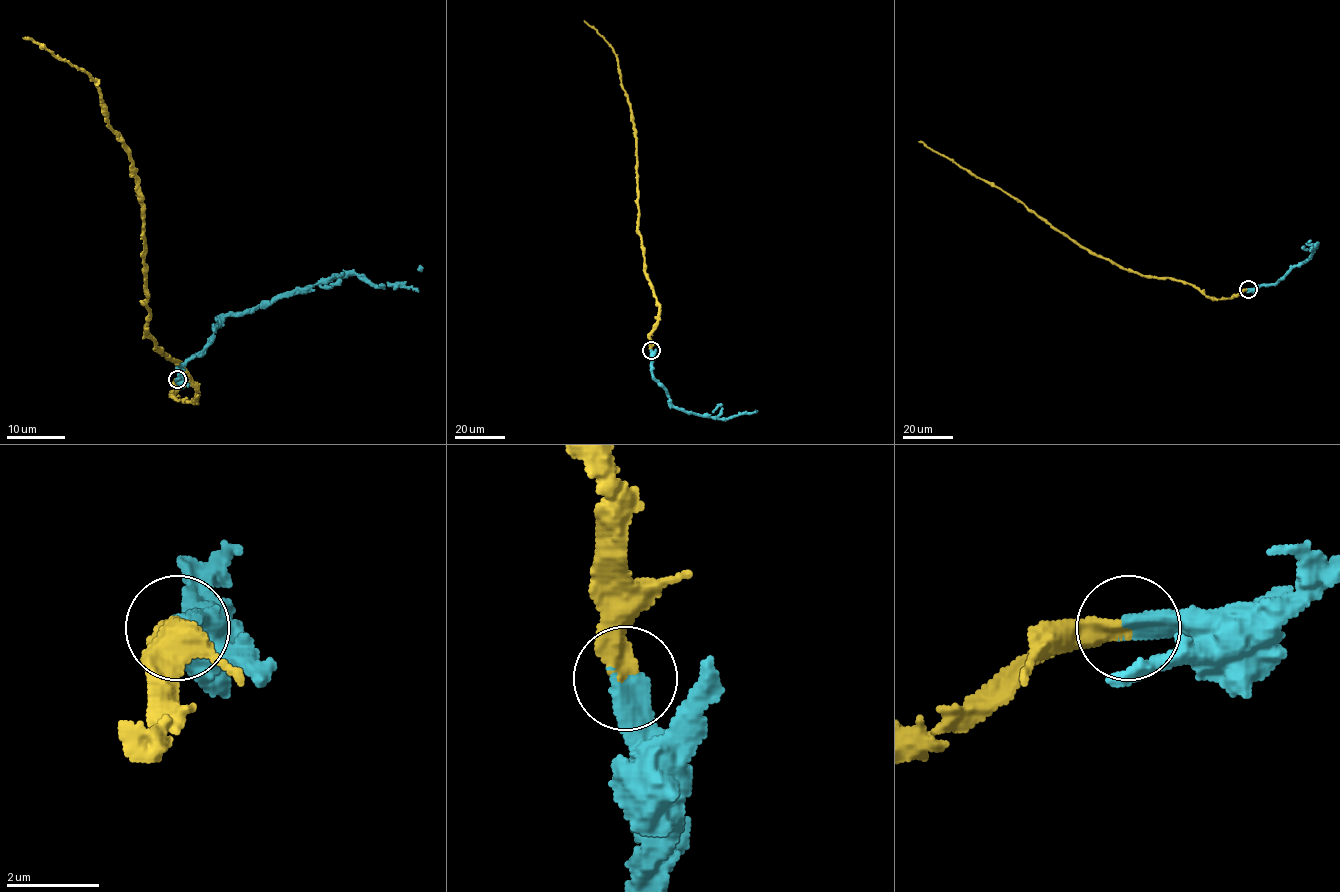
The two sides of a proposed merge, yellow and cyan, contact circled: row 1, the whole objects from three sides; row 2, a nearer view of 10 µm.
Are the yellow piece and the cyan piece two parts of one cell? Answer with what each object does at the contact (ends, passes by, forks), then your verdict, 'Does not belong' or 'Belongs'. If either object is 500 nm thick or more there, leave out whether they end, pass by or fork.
At the ring yellow ends. At the ring cyan ends. Belongs

